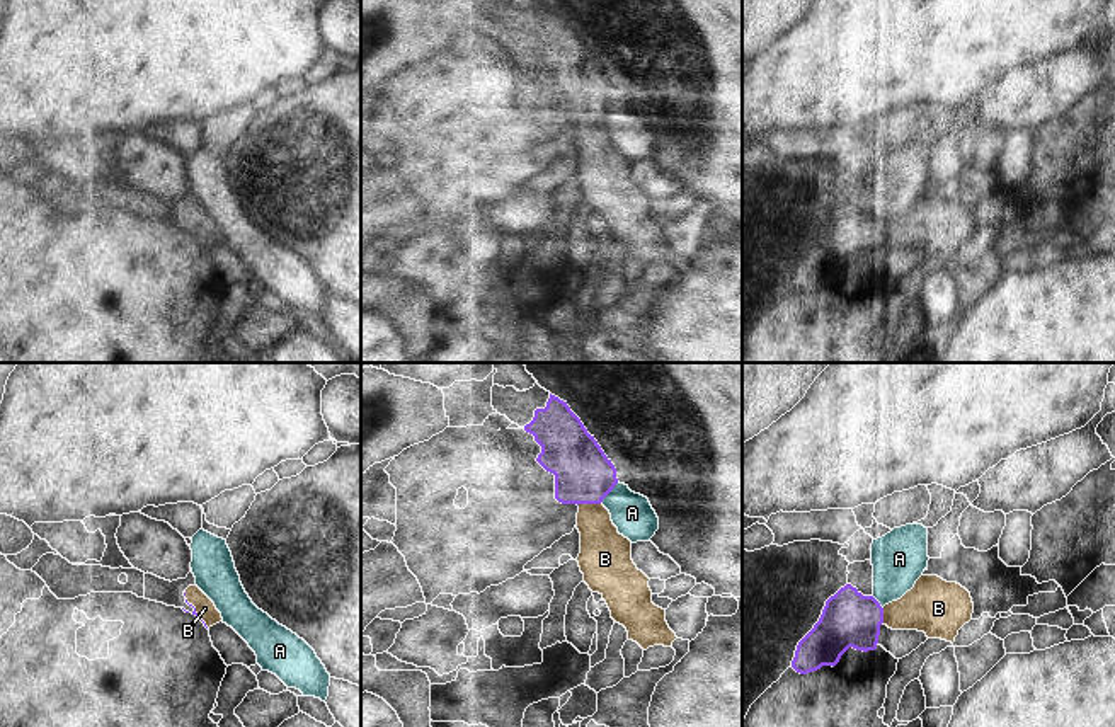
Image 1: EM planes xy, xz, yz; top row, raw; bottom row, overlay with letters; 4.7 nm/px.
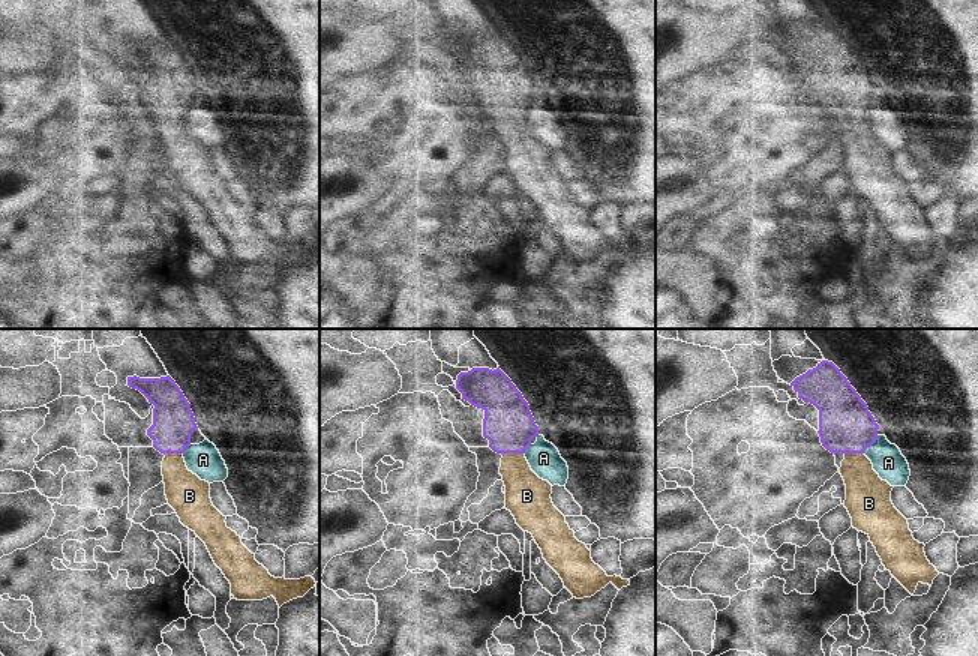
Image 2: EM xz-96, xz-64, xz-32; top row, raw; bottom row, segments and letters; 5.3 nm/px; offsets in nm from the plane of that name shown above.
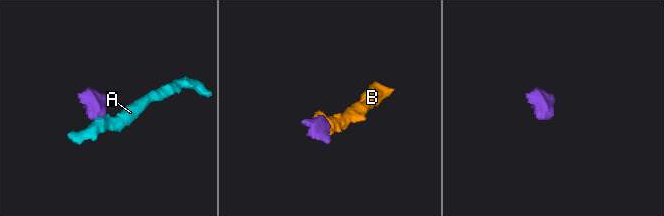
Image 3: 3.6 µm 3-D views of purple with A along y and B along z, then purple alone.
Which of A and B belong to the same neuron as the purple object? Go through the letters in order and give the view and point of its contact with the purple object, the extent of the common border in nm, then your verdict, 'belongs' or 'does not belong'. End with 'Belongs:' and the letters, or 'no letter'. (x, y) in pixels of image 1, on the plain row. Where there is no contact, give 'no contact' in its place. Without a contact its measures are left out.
A: xz (610, 109) | 140 nm | does not belong
B: xz (588, 121) | 110 nm | belongs
Belongs: B

